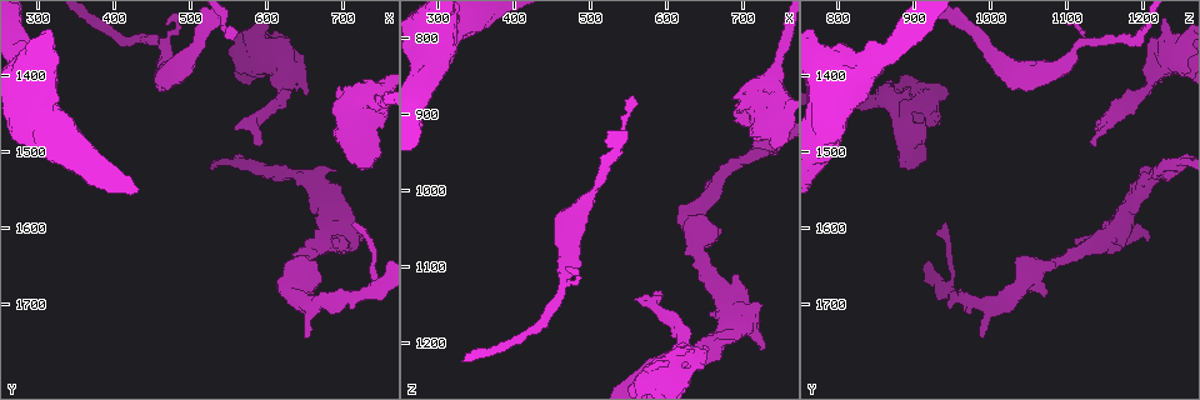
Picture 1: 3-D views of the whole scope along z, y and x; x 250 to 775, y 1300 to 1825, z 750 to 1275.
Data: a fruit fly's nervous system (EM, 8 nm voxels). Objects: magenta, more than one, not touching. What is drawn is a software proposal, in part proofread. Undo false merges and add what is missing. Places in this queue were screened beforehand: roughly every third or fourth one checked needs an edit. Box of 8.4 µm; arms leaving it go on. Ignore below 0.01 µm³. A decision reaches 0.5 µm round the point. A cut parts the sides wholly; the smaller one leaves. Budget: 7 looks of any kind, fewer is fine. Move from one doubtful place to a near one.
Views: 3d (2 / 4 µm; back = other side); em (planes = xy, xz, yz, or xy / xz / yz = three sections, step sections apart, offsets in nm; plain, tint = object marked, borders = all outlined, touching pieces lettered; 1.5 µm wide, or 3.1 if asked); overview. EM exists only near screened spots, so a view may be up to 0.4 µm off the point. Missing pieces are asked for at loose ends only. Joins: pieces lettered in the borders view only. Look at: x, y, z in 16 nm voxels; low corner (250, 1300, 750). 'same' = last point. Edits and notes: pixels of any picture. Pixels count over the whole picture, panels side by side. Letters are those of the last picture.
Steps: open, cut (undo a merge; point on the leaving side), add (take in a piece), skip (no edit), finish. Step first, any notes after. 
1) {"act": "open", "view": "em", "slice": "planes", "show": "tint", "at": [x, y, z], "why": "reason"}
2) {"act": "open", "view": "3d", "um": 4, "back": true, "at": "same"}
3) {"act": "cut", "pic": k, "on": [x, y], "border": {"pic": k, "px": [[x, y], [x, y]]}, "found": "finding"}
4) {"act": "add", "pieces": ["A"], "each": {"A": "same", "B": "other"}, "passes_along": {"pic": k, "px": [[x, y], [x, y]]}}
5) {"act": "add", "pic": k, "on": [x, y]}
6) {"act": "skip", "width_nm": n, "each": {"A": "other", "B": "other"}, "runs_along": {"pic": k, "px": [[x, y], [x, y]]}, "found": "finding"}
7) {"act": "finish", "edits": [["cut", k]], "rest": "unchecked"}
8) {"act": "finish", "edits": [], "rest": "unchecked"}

{"act": "open", "view": "em", "slice": "planes", "show": "plain", "at": [465, 1355, 1125], "why": "thick turns thin"}

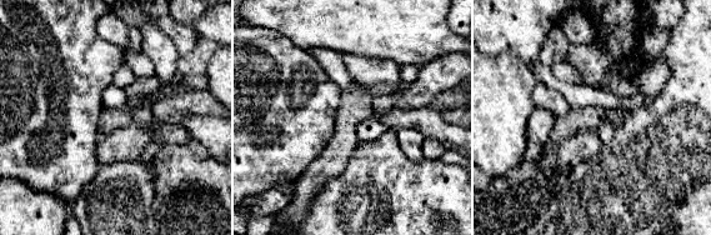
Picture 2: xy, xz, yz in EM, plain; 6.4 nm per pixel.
{"act": "open", "view": "em", "slice": "planes", "show": "tint", "at": "same"}

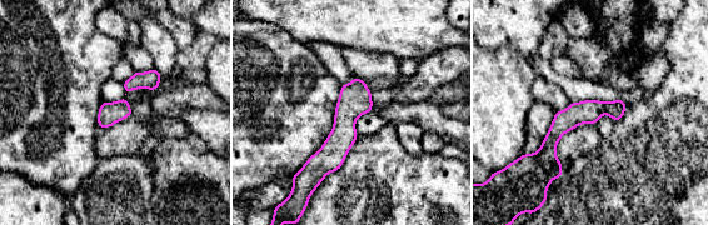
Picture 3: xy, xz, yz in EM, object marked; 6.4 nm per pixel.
{"act": "open", "view": "em", "slice": "planes", "show": "borders", "at": "same", "why": "what lies round it"}

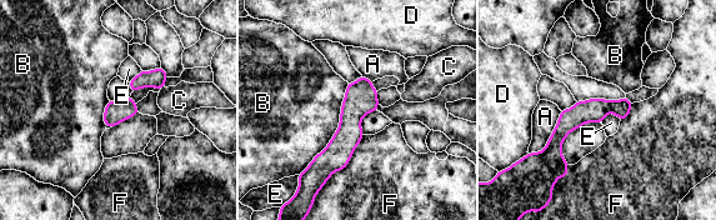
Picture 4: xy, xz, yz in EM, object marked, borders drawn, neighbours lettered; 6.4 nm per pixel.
{"act": "skip", "width_nm": 140, "each": {"A": "other", "B": "other", "C": "other", "D": "other", "E": "other", "F": "other"}, "runs_along": {"pic": 4, "px": [[364, 80], [349, 135], [319, 174]]}, "found": "one cell here"}

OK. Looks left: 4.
{"act": "open", "view": "em", "slice": "yz", "step": 4, "show": "tint", "at": [630, 1380, 1205], "why": "stops while still wide"}

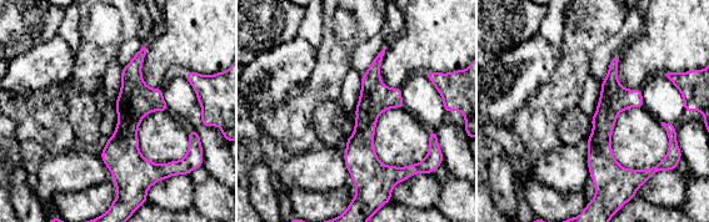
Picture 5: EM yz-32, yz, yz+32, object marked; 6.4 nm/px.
{"act": "open", "view": "em", "slice": "planes", "show": "borders", "at": "same"}

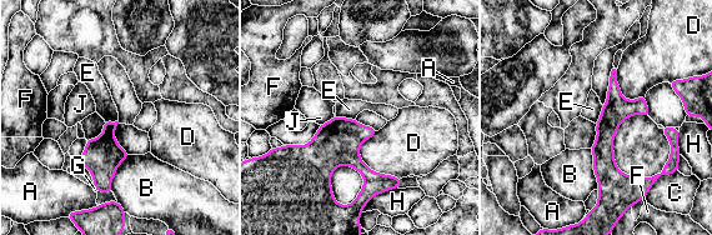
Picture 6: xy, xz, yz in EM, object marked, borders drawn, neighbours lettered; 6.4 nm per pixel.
{"act": "skip", "each": {"A": "other", "B": "other", "C": "other", "D": "other", "E": "other", "F": "other", "G": "other", "H": "other", "J": "other"}, "border": {"pic": 6, "px": [[603, 105], [596, 124]]}, "found": "no lettered piece goes on from it"}

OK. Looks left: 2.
{"act": "open", "view": "em", "slice": "xy", "step": 8, "show": "tint", "at": [740, 1680, 945], "why": "sudden change in width"}

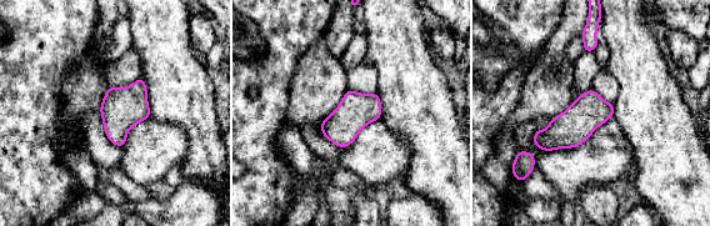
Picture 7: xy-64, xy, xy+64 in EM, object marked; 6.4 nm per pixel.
{"act": "open", "view": "em", "slice": "planes", "show": "borders", "at": "same", "why": "cut it another way"}

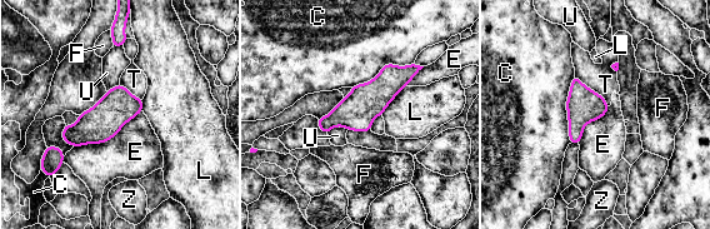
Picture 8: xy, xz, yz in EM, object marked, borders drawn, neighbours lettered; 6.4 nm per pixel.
{"act": "skip", "each": {"C": "other", "E": "other", "F": "other", "L": "other", "T": "other", "U": "other", "Z": "other"}, "runs_along": {"pic": 8, "px": [[416, 68], [356, 111], [320, 123]]}, "found": "all the same cell"}

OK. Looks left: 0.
{"act": "finish", "edits": [], "rest": "unchecked"}

